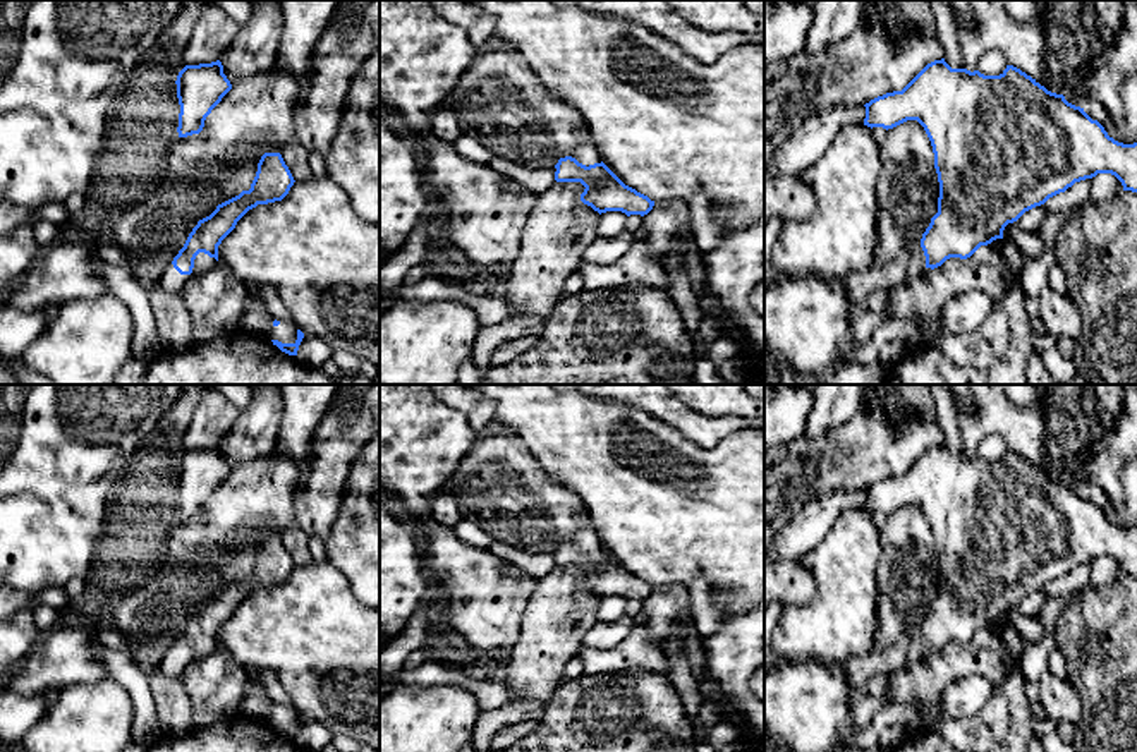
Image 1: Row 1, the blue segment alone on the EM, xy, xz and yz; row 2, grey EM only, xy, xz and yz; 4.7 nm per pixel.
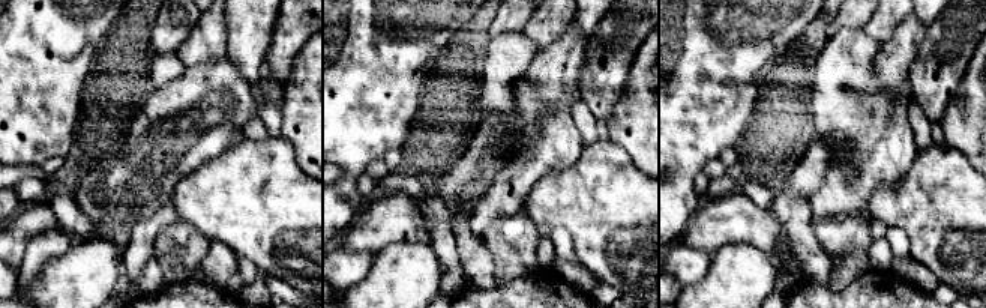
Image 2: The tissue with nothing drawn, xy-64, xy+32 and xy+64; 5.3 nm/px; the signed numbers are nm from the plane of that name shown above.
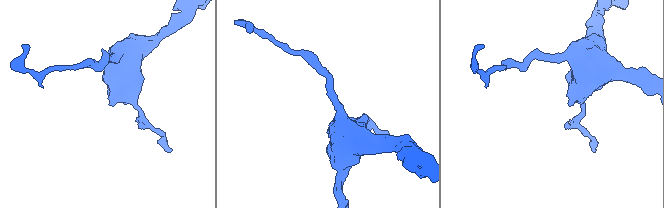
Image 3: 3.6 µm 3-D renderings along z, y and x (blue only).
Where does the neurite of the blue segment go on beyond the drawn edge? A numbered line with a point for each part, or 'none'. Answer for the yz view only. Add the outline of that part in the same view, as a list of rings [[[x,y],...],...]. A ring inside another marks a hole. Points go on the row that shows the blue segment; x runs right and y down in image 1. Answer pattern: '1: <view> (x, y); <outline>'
1: yz (916, 268); [[[919,246],[919,249],[910,256],[903,282],[915,282],[915,280],[926,276],[929,271],[931,271],[931,268],[926,266],[924,251]]]

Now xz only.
1: xz (586, 153); [[[593,139],[575,146],[570,156],[586,167],[603,161]]]

